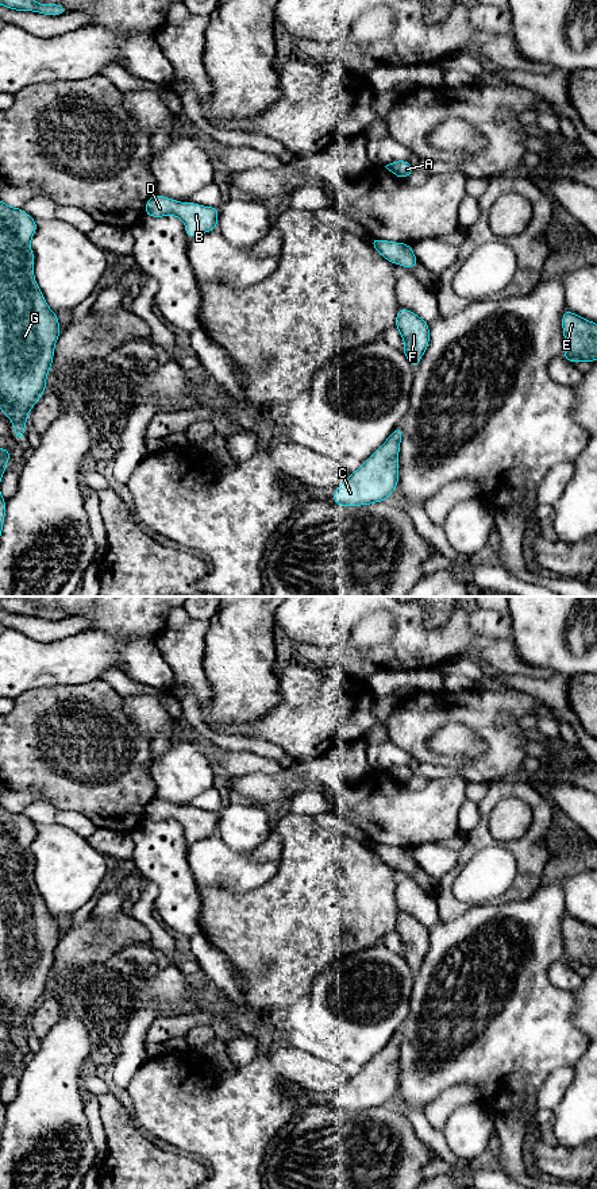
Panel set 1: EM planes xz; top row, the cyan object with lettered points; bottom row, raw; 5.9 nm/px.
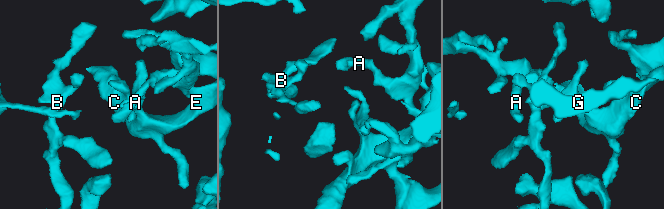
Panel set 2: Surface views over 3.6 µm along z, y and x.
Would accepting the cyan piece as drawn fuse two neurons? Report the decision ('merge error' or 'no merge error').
no merge error

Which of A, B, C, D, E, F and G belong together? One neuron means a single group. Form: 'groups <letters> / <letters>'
groups A B C D E F G

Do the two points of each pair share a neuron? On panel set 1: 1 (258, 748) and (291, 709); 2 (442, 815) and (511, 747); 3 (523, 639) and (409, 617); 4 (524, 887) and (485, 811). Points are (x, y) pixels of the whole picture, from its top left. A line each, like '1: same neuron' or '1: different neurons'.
1: different neurons
2: different neurons
3: different neurons
4: same neuron

